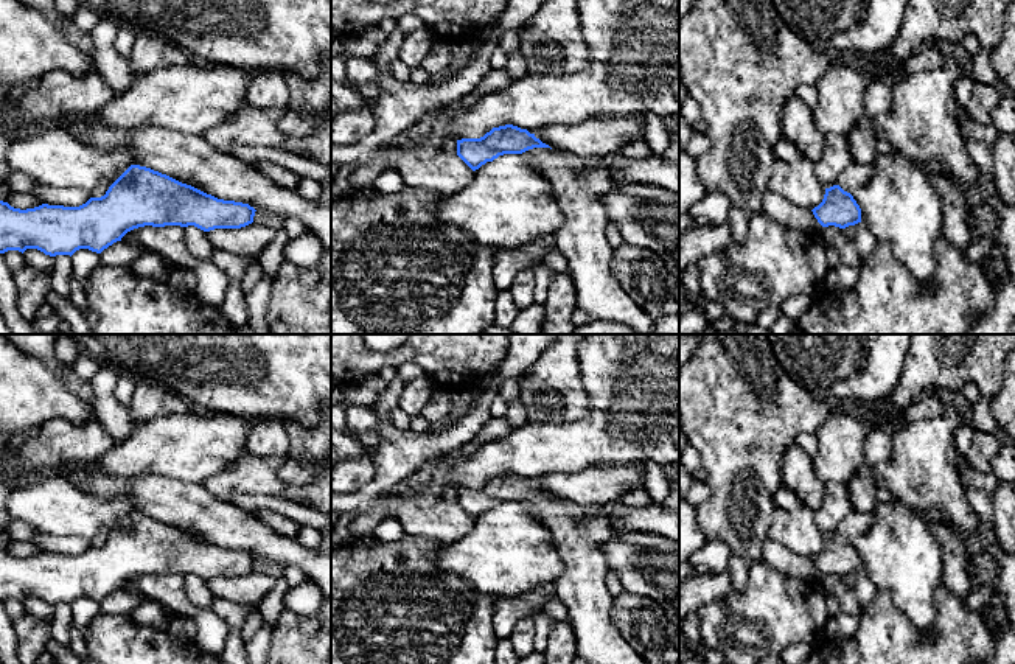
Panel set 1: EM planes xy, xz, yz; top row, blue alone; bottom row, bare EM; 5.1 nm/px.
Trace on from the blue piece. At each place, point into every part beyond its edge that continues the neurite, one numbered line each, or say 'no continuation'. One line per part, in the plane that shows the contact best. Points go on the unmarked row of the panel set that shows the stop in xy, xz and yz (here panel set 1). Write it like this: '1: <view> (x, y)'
1: xz (579, 532)

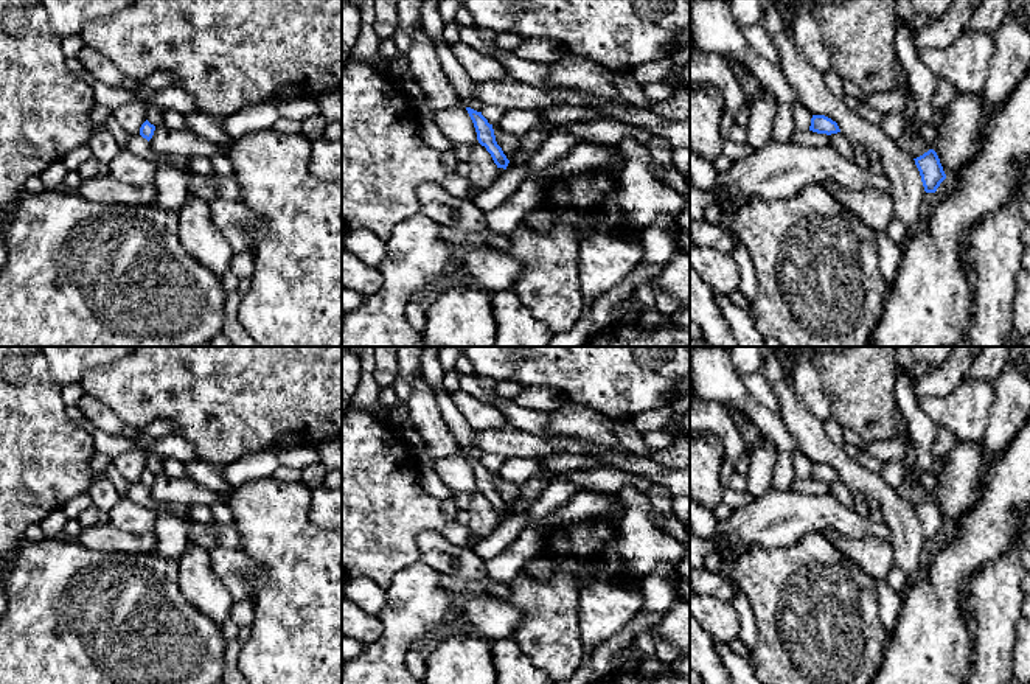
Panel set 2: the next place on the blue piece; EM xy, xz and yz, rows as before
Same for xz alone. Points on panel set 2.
no continuation

